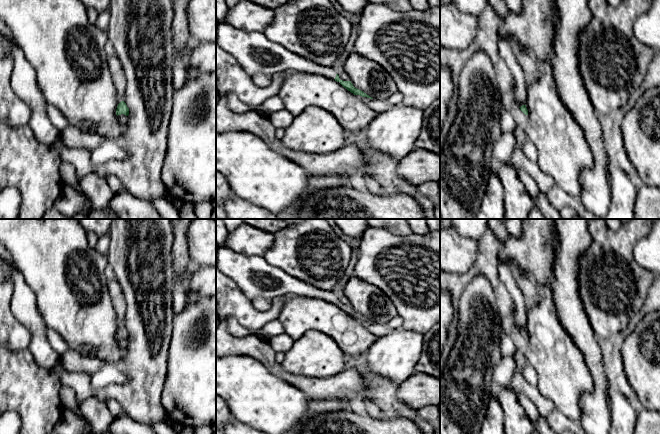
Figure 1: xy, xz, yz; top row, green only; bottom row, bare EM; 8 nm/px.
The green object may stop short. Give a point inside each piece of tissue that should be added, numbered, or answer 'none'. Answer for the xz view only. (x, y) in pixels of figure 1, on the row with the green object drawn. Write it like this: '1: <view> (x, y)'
1: xz (256, 54)

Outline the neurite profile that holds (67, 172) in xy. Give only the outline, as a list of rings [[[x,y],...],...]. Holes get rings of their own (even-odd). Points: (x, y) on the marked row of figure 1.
[[[62,161],[59,165],[59,175],[61,177],[63,185],[69,185],[77,191],[82,192],[80,189],[79,179],[77,177],[75,167],[71,163]]]

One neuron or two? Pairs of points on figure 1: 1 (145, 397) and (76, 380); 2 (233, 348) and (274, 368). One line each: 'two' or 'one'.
1: one
2: one

